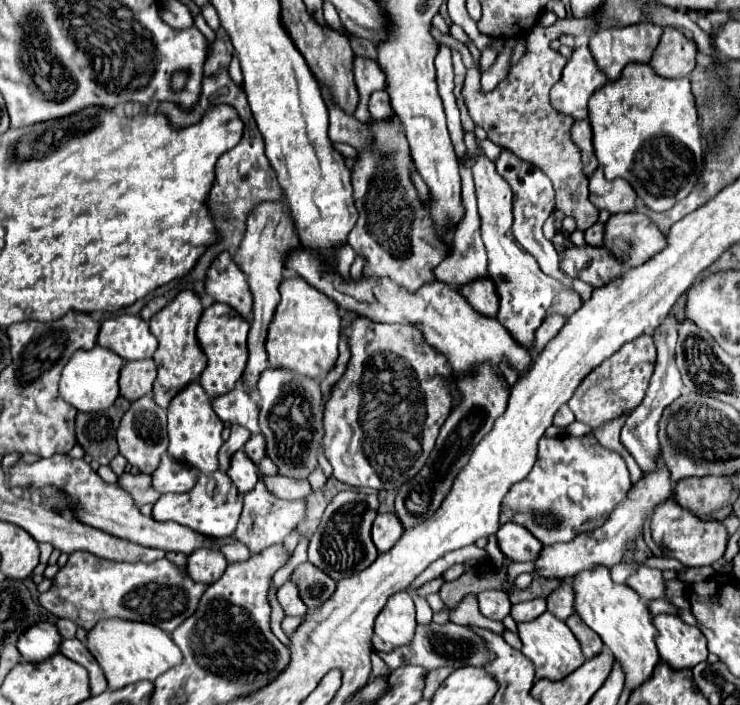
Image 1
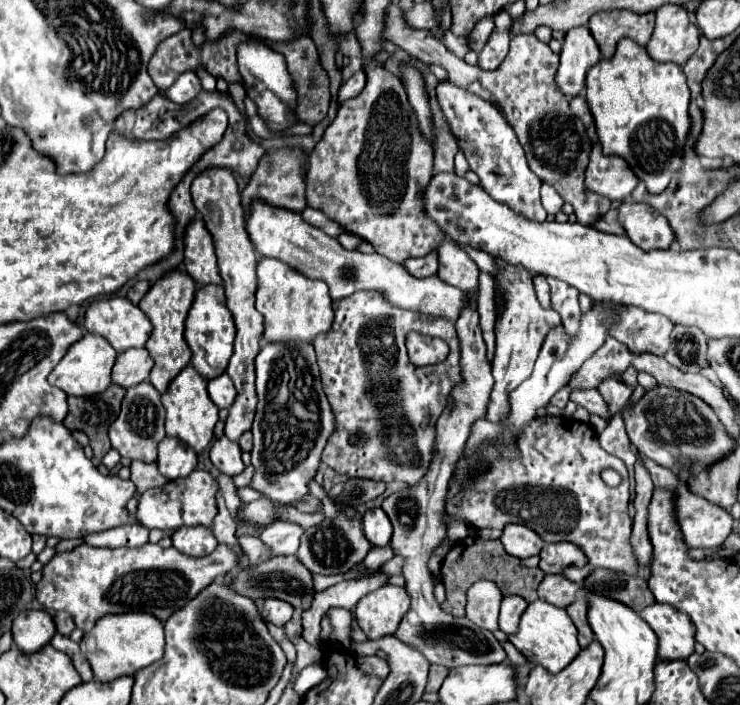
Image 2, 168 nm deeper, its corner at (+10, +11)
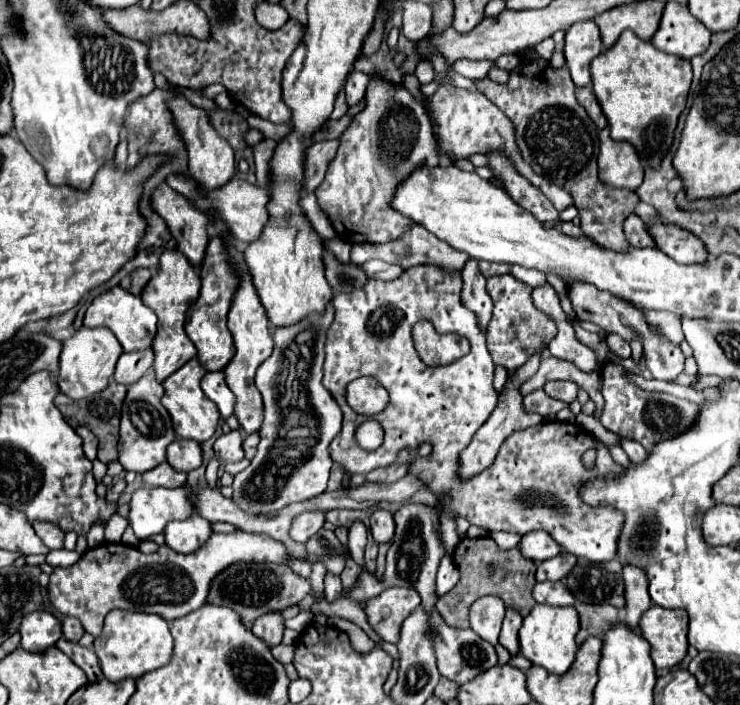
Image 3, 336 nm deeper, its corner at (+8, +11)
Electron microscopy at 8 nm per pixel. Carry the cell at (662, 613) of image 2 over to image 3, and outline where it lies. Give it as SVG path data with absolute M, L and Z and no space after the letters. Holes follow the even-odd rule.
M651 606L641 620L641 636L651 646L657 670L675 668L687 654L687 612ZM645 630L645 634L643 634Z

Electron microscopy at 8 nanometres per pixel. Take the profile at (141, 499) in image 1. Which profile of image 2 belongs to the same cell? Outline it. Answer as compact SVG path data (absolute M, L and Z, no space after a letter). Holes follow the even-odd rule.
M141 460L131 462L131 482L137 488L137 494L143 494L149 488L157 488L157 486L167 484L165 476L161 476L157 472L155 464L147 464L147 462L141 462Z

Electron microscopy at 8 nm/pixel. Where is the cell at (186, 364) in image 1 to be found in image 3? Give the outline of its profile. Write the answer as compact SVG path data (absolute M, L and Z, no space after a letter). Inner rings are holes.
M167 250L161 256L157 274L147 282L147 286L141 292L141 300L159 318L157 334L155 334L153 346L151 346L153 352L157 352L157 362L153 364L153 368L157 370L159 382L169 378L173 372L177 372L185 362L189 362L197 354L197 348L193 346L193 342L187 338L187 334L183 330L183 322L185 322L185 312L191 306L191 302L197 300L199 290L201 290L201 278L197 276L195 268L189 264L185 254L181 254L179 250Z

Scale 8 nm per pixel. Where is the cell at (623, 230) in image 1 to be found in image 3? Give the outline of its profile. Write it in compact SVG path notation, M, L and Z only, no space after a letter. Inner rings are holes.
M657 220L653 226L647 226L657 248L663 250L679 264L703 264L707 260L705 244L685 228L669 226Z

